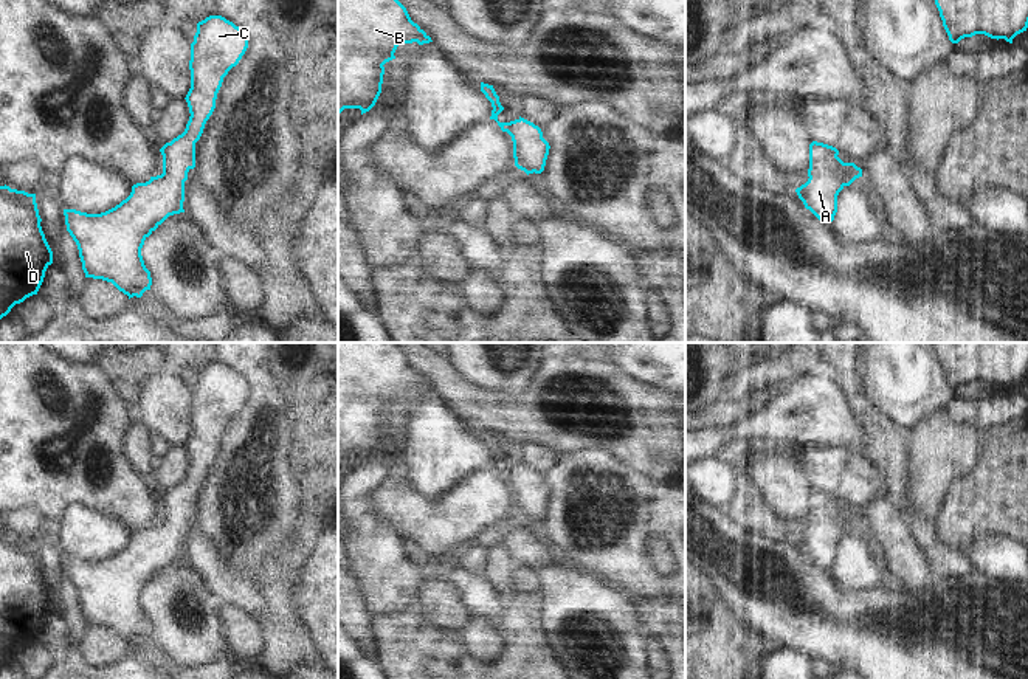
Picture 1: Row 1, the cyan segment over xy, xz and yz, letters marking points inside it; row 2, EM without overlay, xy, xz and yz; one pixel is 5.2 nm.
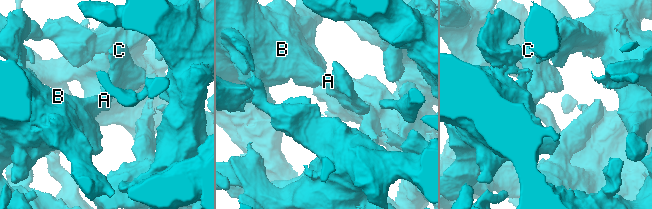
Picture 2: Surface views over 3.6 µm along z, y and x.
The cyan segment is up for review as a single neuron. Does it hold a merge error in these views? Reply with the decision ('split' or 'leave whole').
leave whole

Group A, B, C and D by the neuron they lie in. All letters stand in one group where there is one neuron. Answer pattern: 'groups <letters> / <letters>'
groups A B C D

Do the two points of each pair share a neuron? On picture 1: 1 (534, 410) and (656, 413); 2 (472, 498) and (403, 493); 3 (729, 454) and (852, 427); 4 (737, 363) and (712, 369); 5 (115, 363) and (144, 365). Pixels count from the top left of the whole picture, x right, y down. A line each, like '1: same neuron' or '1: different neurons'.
1: same neuron
2: same neuron
3: different neurons
4: different neurons
5: same neuron

